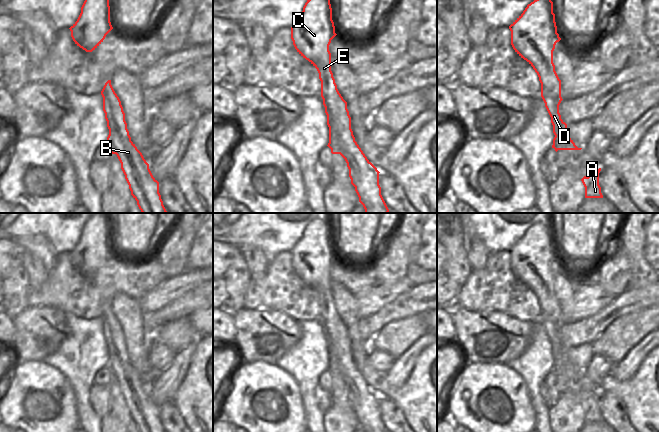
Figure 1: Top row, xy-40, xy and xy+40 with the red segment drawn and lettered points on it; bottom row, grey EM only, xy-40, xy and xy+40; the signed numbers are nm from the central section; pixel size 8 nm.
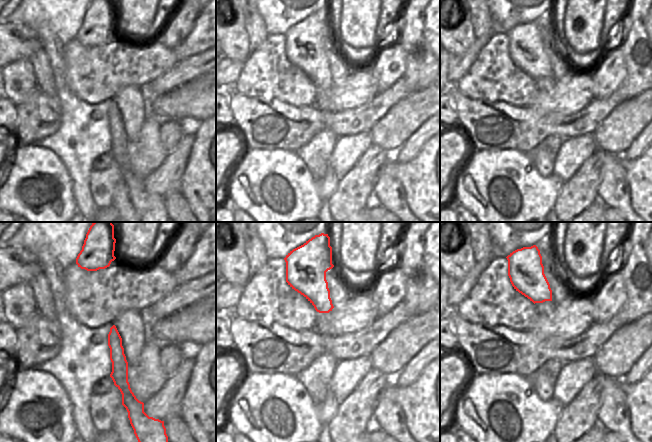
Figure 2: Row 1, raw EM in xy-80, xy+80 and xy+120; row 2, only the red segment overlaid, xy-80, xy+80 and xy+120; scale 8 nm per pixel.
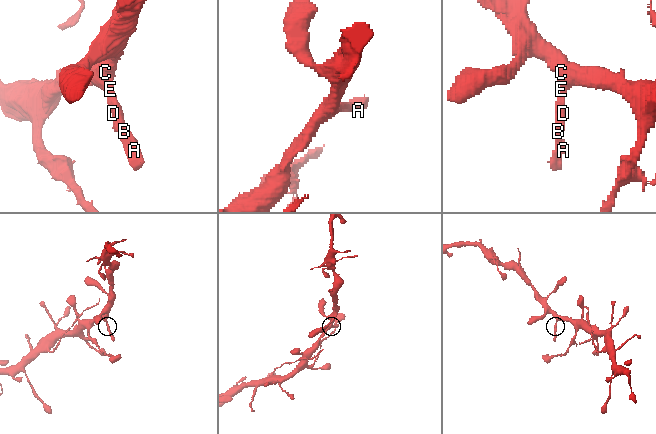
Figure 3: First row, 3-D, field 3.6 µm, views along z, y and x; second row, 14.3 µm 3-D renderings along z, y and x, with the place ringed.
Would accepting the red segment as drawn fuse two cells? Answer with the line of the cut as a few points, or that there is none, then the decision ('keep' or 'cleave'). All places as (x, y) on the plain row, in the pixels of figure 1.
no cut; keep

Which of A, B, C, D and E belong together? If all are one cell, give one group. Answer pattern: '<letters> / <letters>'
A B C D E

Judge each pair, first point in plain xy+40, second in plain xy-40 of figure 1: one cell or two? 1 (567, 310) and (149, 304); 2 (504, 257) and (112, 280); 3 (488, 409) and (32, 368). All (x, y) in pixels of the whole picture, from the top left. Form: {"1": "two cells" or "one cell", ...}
{"1": "one cell", "2": "one cell", "3": "one cell"}

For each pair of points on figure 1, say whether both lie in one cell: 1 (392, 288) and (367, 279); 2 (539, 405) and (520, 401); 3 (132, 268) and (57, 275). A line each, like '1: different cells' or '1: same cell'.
1: different cells
2: different cells
3: same cell

